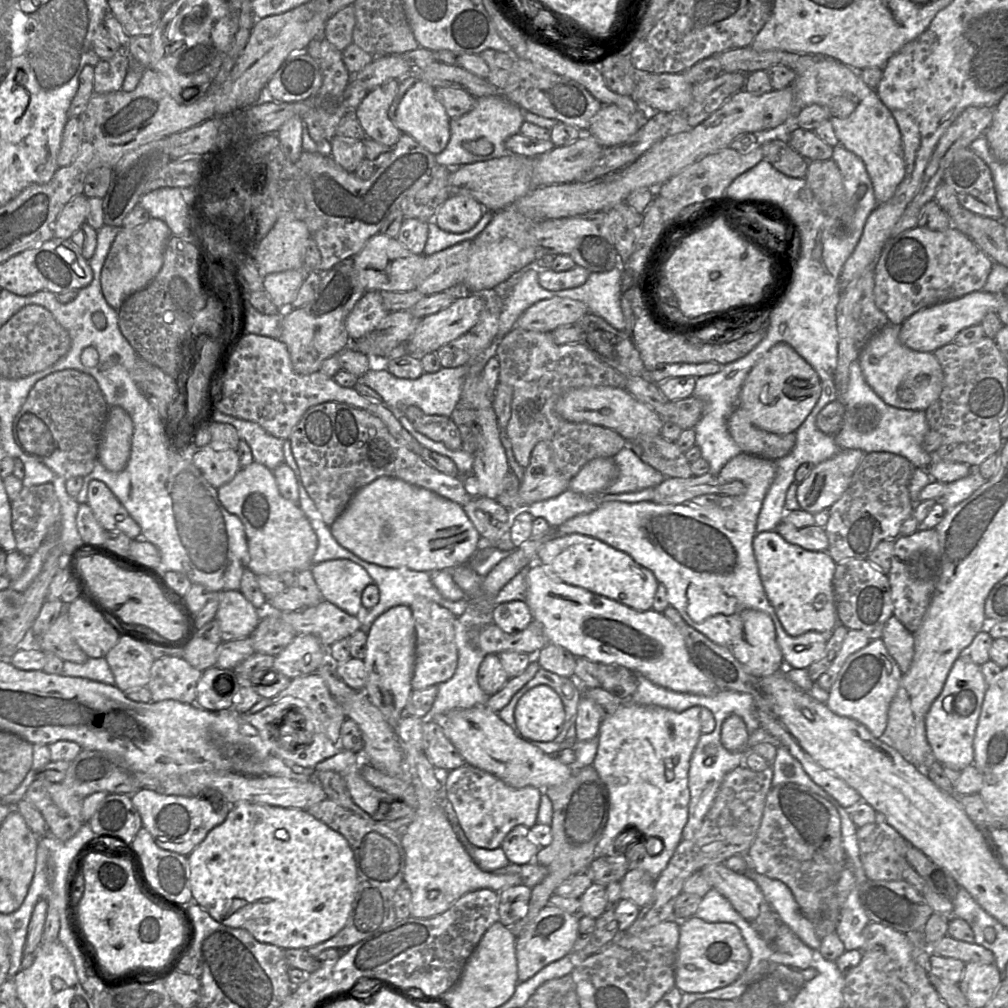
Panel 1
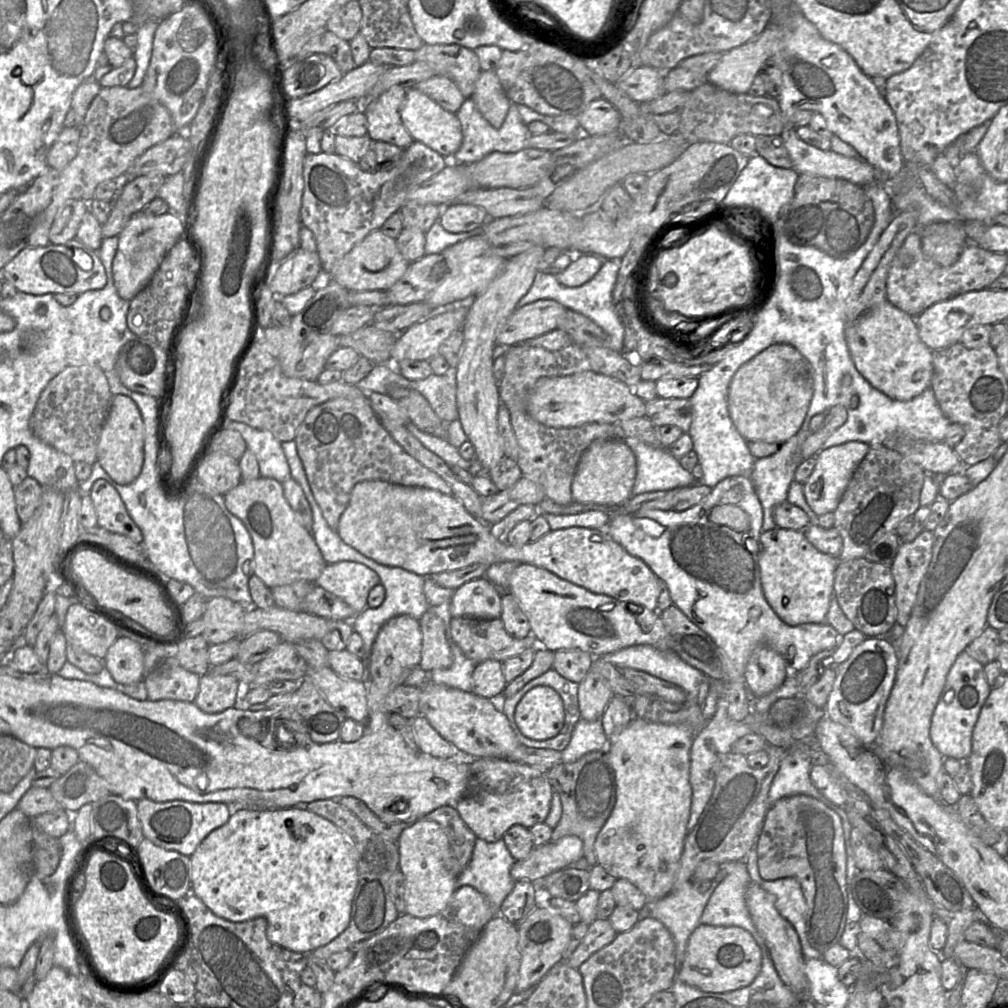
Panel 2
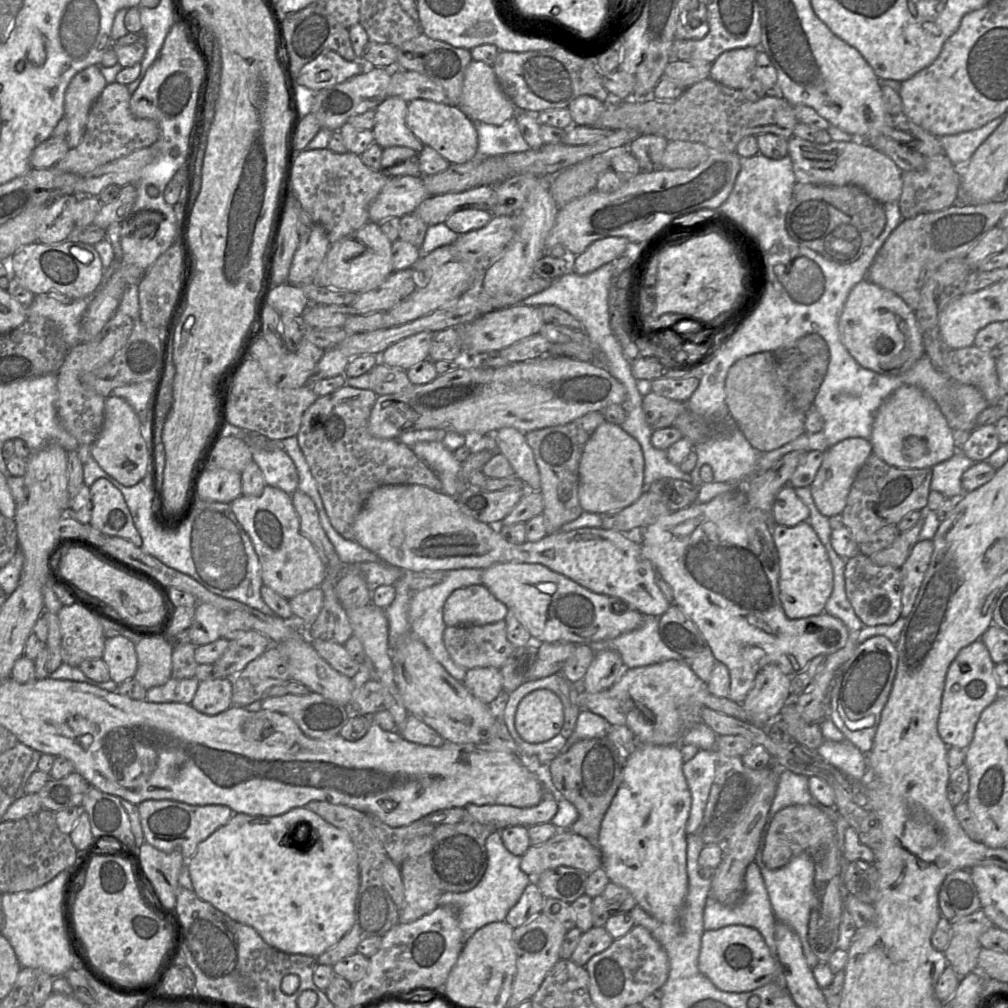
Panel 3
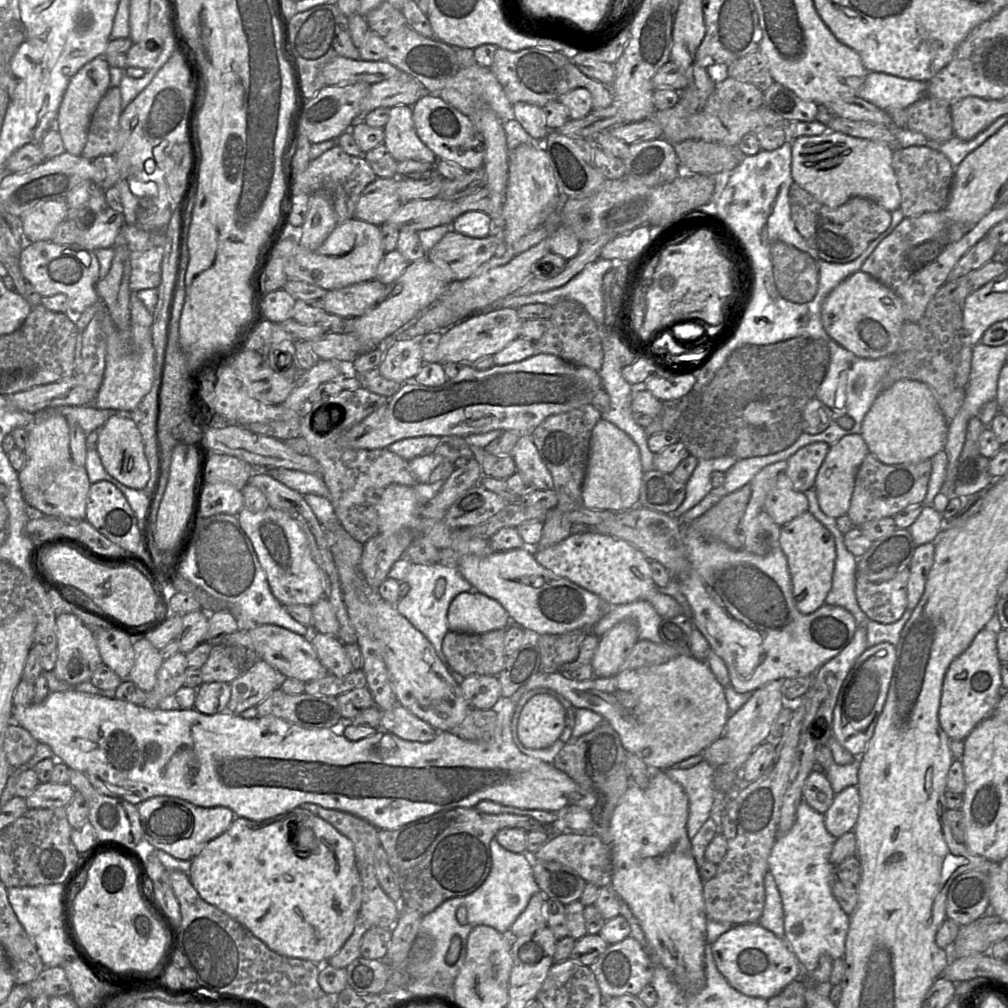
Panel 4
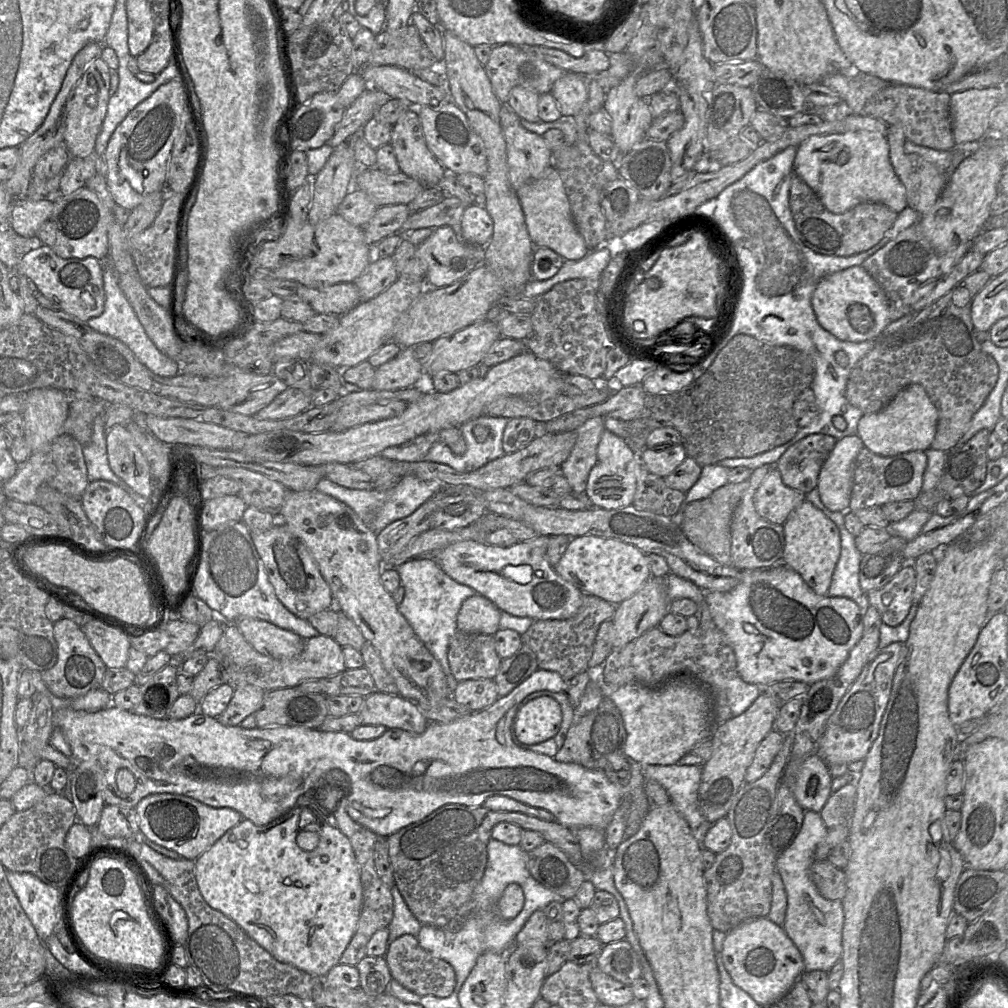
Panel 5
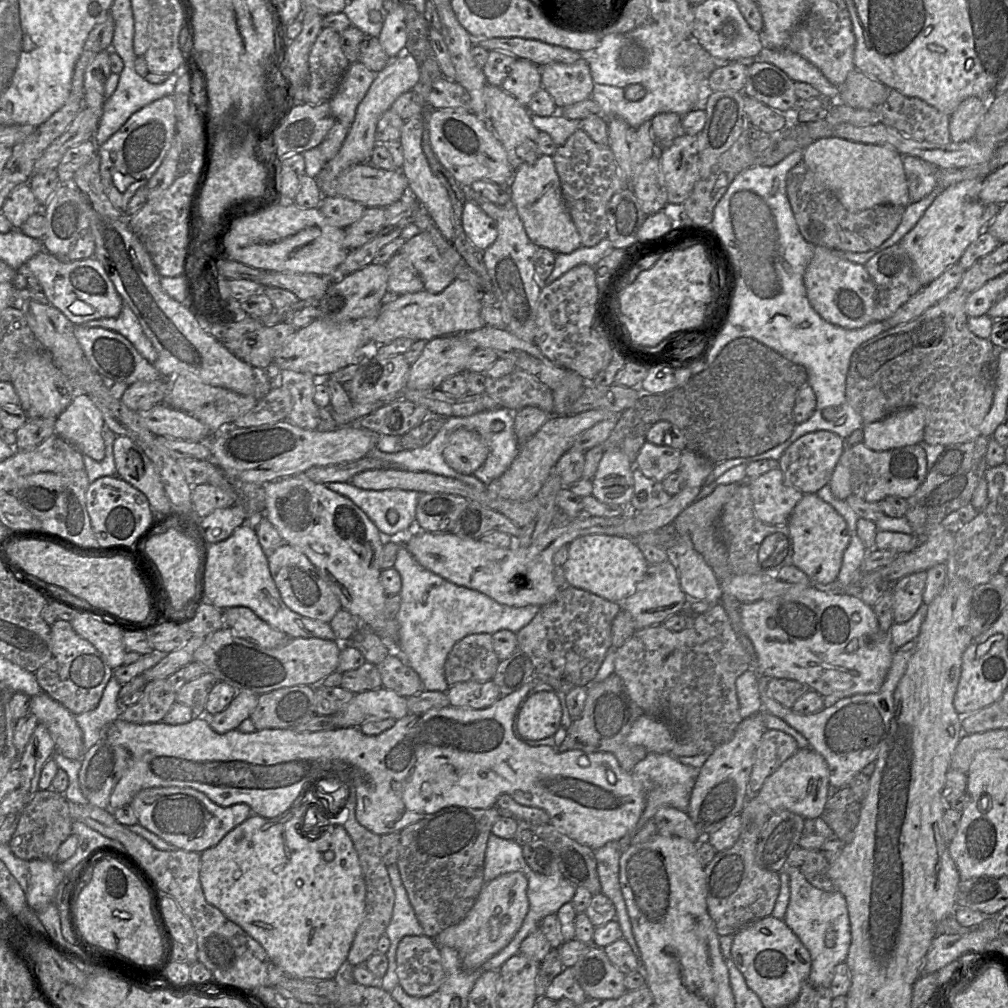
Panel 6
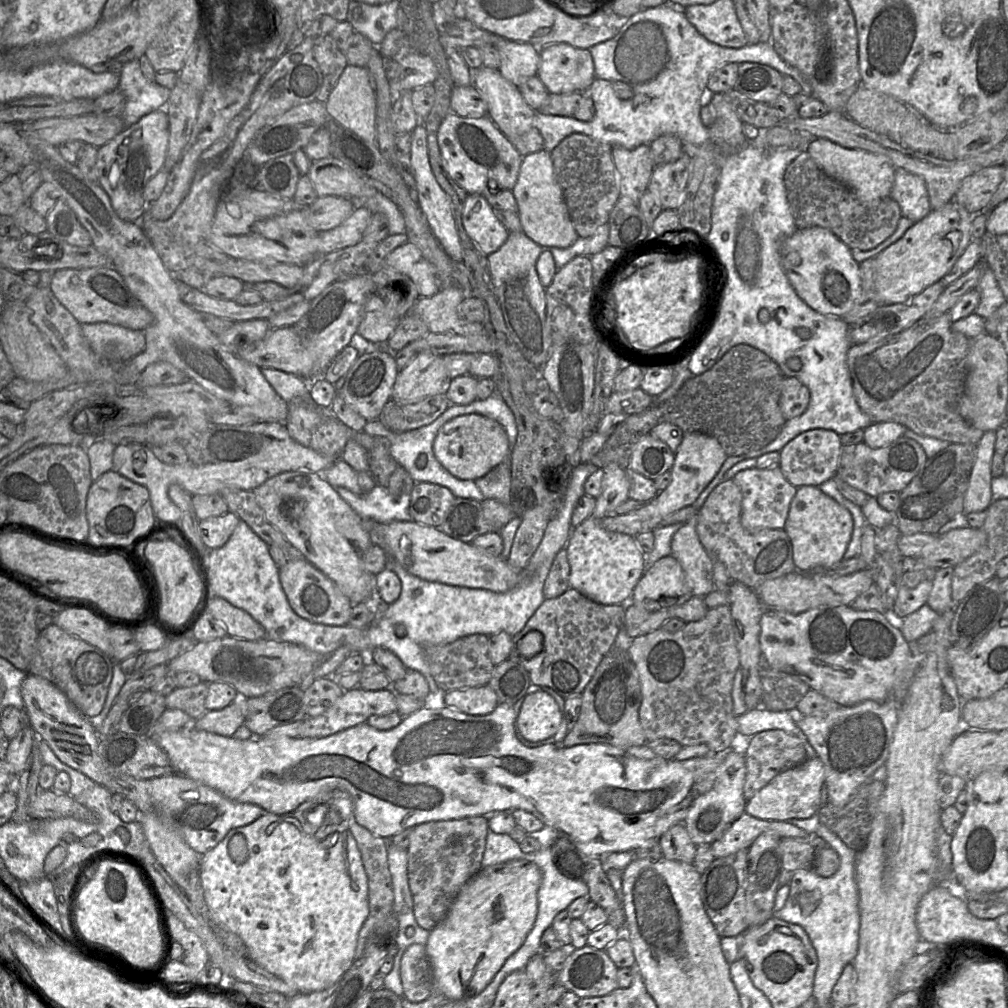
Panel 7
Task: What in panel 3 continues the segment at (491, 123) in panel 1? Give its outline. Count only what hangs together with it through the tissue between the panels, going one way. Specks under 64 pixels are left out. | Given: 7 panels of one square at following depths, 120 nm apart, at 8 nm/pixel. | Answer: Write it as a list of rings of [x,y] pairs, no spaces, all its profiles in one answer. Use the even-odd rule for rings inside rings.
[[[516,116],[502,125],[487,124],[478,120],[472,122],[478,134],[478,157],[526,152],[531,149],[521,135]]]

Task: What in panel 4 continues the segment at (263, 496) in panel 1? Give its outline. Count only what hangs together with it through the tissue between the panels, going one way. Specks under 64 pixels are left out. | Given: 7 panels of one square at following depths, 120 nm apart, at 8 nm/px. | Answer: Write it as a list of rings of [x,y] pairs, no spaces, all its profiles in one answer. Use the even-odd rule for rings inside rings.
[[[269,506],[259,512],[244,507],[237,518],[266,573],[272,594],[281,604],[312,606],[324,597],[324,576],[312,558],[305,533],[292,517]]]

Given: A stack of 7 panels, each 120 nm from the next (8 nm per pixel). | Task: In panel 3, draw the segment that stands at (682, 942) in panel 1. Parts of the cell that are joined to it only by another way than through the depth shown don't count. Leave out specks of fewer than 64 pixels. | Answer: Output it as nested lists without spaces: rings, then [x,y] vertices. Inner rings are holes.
[[[739,925],[704,931],[698,968],[716,988],[729,993],[753,991],[782,975],[782,966],[771,954],[762,935],[753,928]]]

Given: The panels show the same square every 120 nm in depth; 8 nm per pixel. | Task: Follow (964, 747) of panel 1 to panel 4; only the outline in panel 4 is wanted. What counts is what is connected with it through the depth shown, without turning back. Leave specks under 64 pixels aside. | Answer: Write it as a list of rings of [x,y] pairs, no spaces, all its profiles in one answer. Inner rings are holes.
[[[984,628],[970,646],[950,664],[945,674],[939,708],[942,729],[951,740],[964,740],[981,721],[992,716],[1001,693],[997,633]]]

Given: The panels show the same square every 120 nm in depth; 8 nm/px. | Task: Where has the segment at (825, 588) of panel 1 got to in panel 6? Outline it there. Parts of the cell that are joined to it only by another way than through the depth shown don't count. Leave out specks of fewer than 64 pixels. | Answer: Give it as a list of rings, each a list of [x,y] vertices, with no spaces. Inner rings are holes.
[[[804,494],[788,520],[788,529],[793,540],[792,565],[804,572],[814,584],[834,582],[850,542],[849,529],[843,517],[816,494]]]

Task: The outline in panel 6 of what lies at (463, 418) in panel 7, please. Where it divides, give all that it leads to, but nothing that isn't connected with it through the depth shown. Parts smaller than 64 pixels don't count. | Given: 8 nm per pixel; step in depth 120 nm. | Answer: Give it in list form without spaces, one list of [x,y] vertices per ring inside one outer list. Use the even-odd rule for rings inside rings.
[[[460,428],[454,431],[443,450],[447,464],[461,474],[473,474],[486,461],[489,448],[480,434]]]

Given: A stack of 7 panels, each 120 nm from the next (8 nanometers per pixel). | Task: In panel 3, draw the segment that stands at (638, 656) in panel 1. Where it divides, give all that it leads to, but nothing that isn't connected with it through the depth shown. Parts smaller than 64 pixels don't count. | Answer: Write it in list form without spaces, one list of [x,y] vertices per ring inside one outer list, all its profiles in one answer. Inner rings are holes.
[[[497,563],[483,569],[482,584],[511,611],[535,643],[595,645],[637,629],[644,615],[617,599],[591,592],[538,563]]]

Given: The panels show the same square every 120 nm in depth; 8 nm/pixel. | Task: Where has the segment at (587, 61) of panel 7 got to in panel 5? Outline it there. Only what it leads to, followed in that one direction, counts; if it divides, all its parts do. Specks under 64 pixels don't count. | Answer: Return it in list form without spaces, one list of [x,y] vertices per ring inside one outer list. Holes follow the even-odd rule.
[[[574,72],[566,73],[555,82],[551,94],[557,102],[561,115],[574,117],[588,98],[585,76]]]

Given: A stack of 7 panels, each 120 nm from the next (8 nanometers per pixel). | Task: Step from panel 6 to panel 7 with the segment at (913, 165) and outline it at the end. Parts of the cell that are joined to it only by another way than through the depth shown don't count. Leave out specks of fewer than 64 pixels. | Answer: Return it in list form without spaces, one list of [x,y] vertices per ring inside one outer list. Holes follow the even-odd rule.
[[[902,168],[895,169],[890,197],[899,204],[902,216],[913,223],[923,219],[932,210],[923,178]]]

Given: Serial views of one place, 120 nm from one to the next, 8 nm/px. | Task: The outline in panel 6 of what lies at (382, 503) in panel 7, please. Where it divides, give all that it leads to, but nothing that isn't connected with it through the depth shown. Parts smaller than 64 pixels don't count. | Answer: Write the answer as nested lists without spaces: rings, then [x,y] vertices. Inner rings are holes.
[[[332,482],[326,485],[330,490],[352,500],[373,522],[386,540],[397,540],[399,537],[403,537],[404,540],[405,535],[415,529],[416,507],[421,494],[417,491],[400,489],[365,490],[349,482]],[[391,509],[398,514],[398,521],[395,524],[390,524],[386,518],[387,512]]]

